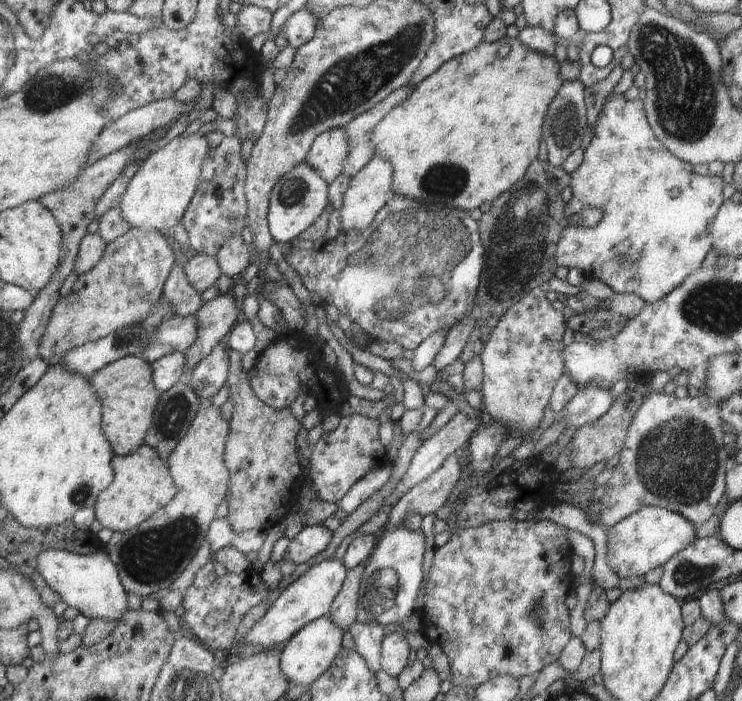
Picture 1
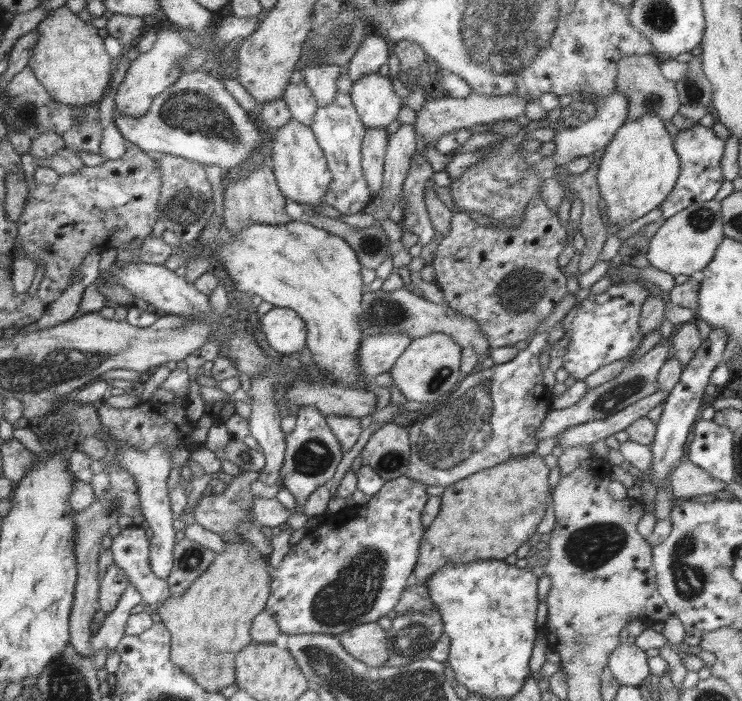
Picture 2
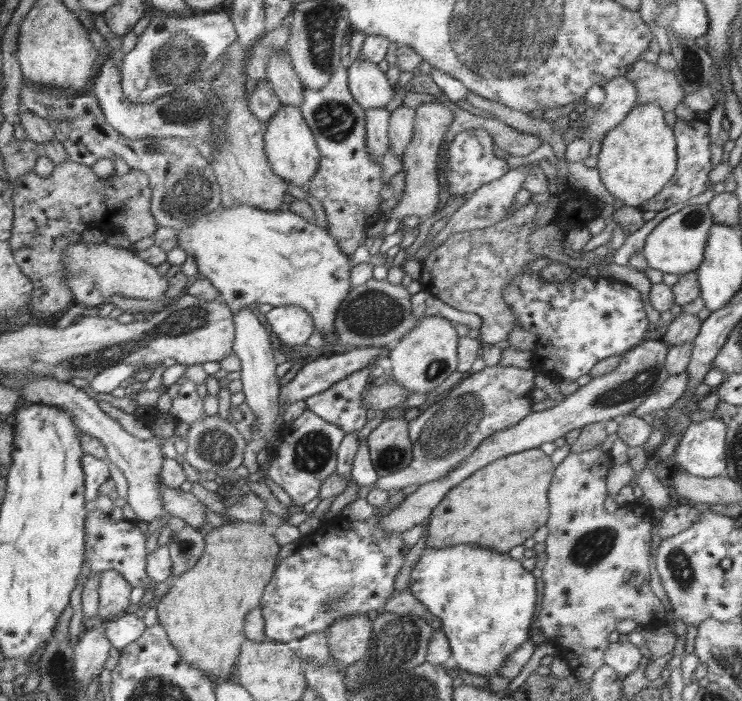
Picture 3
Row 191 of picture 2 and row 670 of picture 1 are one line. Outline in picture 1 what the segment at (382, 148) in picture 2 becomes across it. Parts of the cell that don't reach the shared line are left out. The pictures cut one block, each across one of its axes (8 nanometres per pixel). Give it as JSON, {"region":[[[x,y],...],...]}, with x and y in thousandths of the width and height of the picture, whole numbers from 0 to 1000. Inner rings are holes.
{"region":[[[482,884],[477,886],[477,890],[468,897],[472,904],[474,904],[477,912],[477,922],[480,922],[480,930],[487,933],[496,949],[496,953],[507,961],[513,954],[513,916],[519,907],[518,904],[518,893],[515,890],[507,890],[507,887],[497,886],[496,890],[491,890],[491,887],[482,887]]]}

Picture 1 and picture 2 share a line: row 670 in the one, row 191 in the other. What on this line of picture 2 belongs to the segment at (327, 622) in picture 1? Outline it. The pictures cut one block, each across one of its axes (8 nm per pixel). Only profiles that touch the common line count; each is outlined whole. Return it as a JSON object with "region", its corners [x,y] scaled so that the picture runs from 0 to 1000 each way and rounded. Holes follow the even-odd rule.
{"region":[[[396,170],[383,177],[380,183],[372,184],[367,194],[369,198],[367,200],[367,231],[371,237],[368,247],[377,274],[385,282],[406,291],[410,302],[429,305],[419,297],[434,291],[447,250],[435,214],[426,201],[426,194],[415,180],[407,180]]]}

